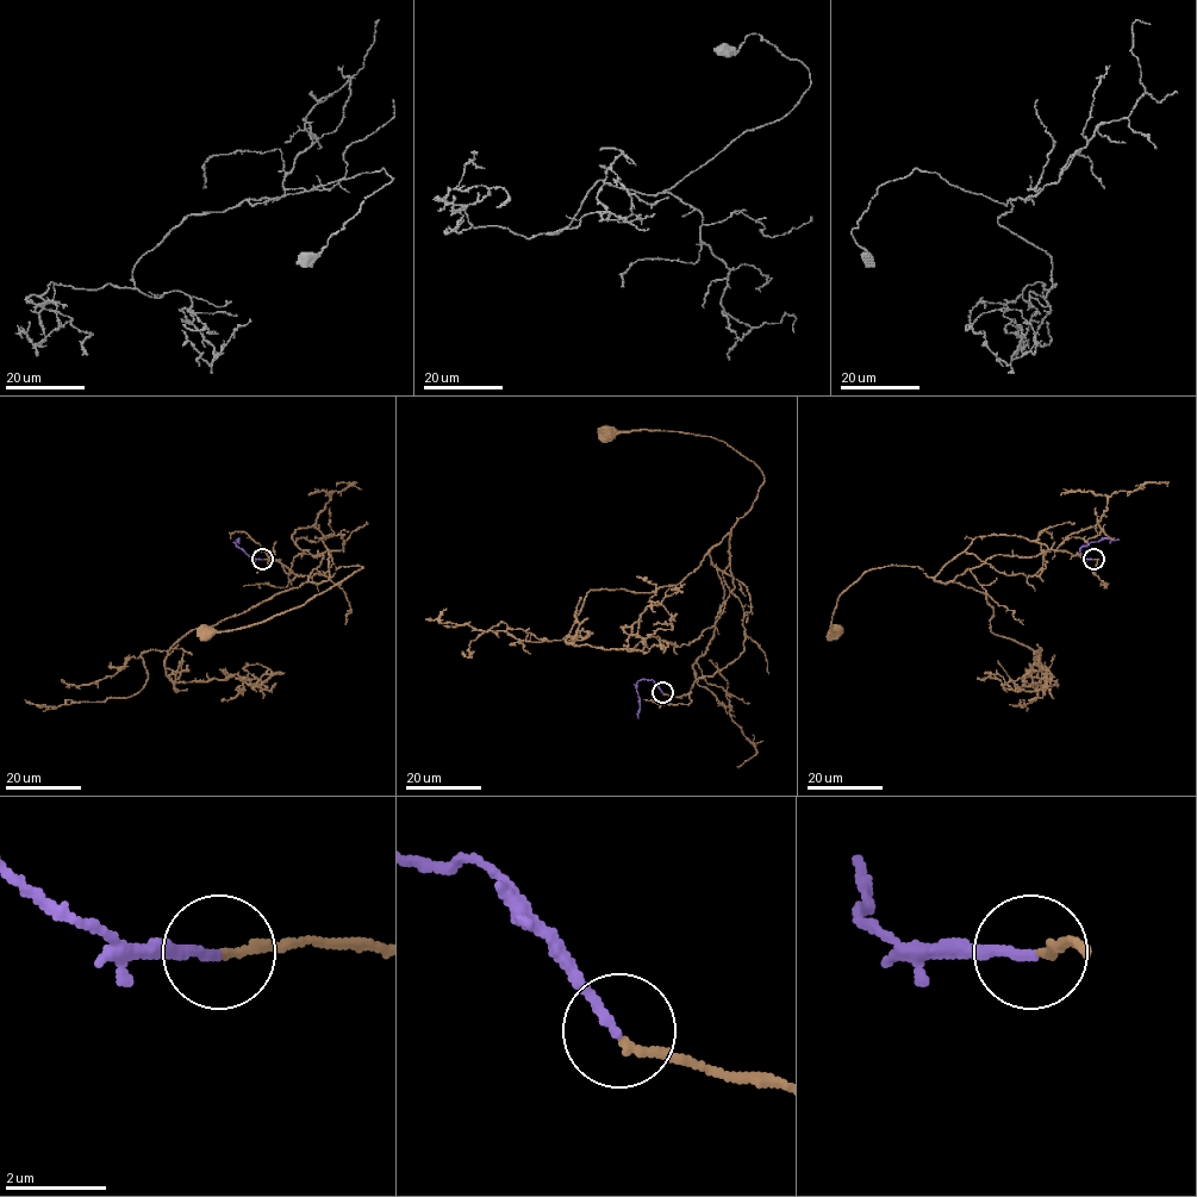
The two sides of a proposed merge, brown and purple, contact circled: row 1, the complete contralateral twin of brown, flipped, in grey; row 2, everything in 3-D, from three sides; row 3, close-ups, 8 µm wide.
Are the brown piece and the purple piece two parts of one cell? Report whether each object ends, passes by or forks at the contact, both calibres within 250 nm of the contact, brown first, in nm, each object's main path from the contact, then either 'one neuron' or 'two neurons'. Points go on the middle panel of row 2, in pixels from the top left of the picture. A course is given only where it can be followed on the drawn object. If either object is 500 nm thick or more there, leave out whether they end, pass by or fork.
brown ends there; purple ends there; 150 nm thick on the brown side, 190 nm on the other; brown runs (662, 692), (689, 693), (743, 650), (743, 608), (723, 575), (733, 527), (764, 474), (709, 436), (605, 432); purple runs (662, 692), (652, 679), (637, 683), (638, 718); one neuron

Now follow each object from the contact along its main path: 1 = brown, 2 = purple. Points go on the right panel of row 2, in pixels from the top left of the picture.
1: (1093, 560), (1095, 573), (1077, 554), (1022, 536), (977, 536), (934, 577), (867, 569), (837, 598), (833, 633)
2: (1093, 560), (1084, 560), (1080, 549), (1104, 538), (1118, 540)

